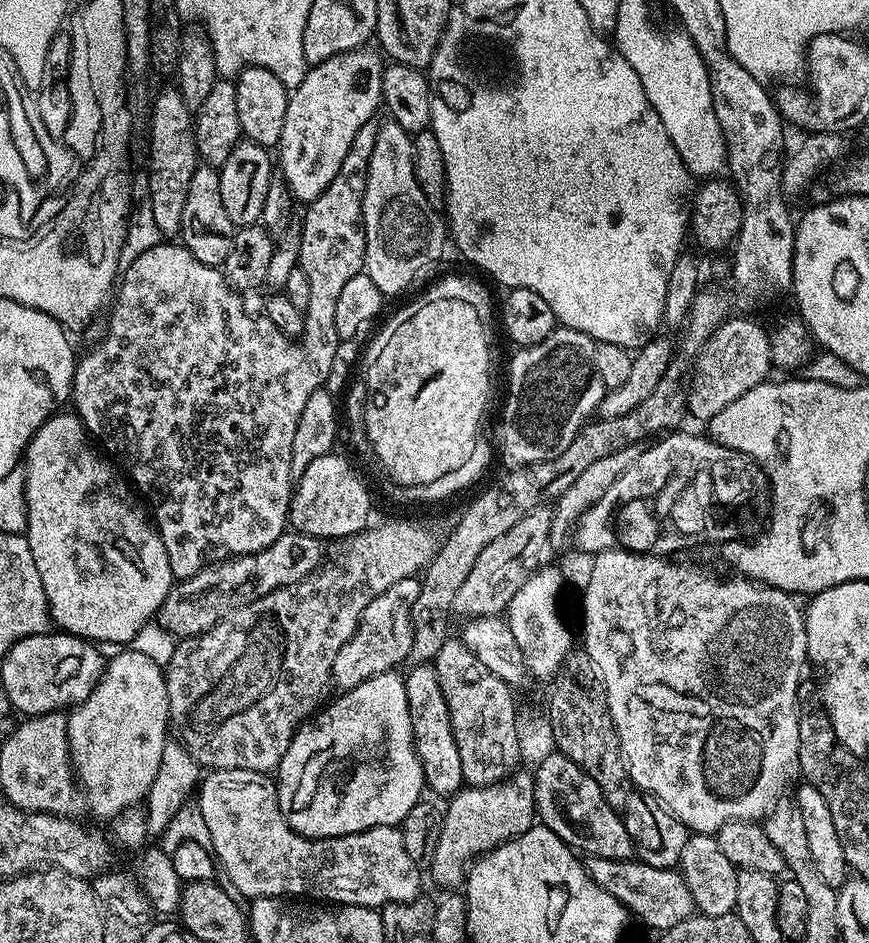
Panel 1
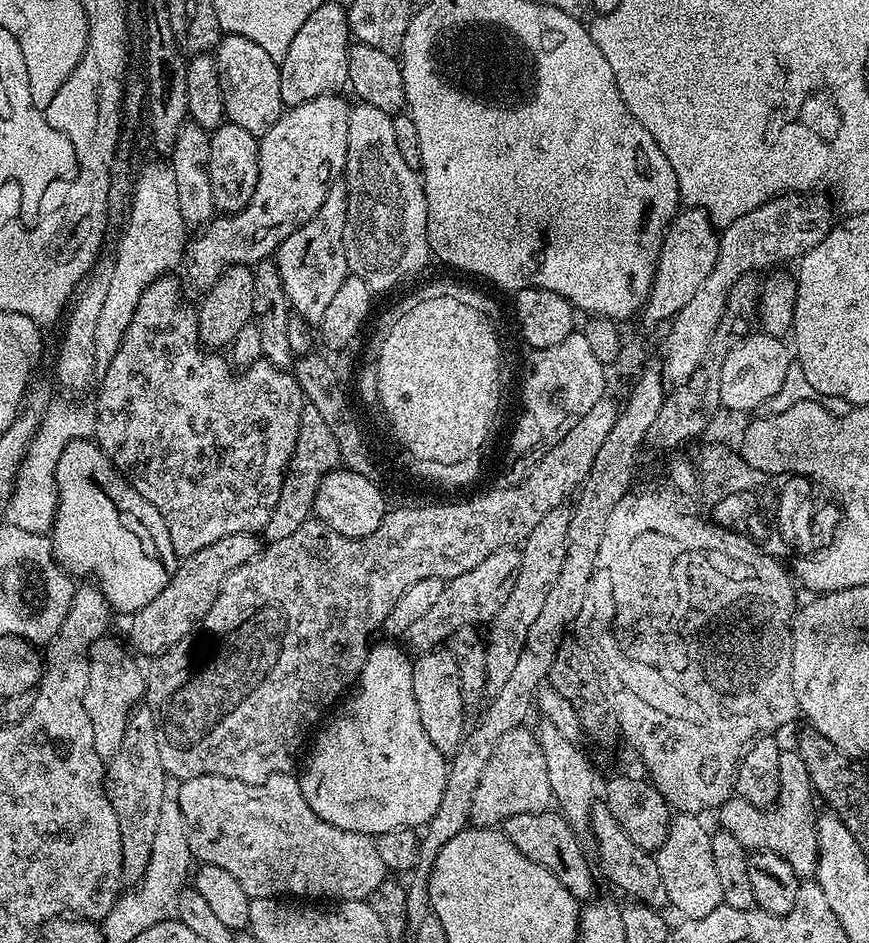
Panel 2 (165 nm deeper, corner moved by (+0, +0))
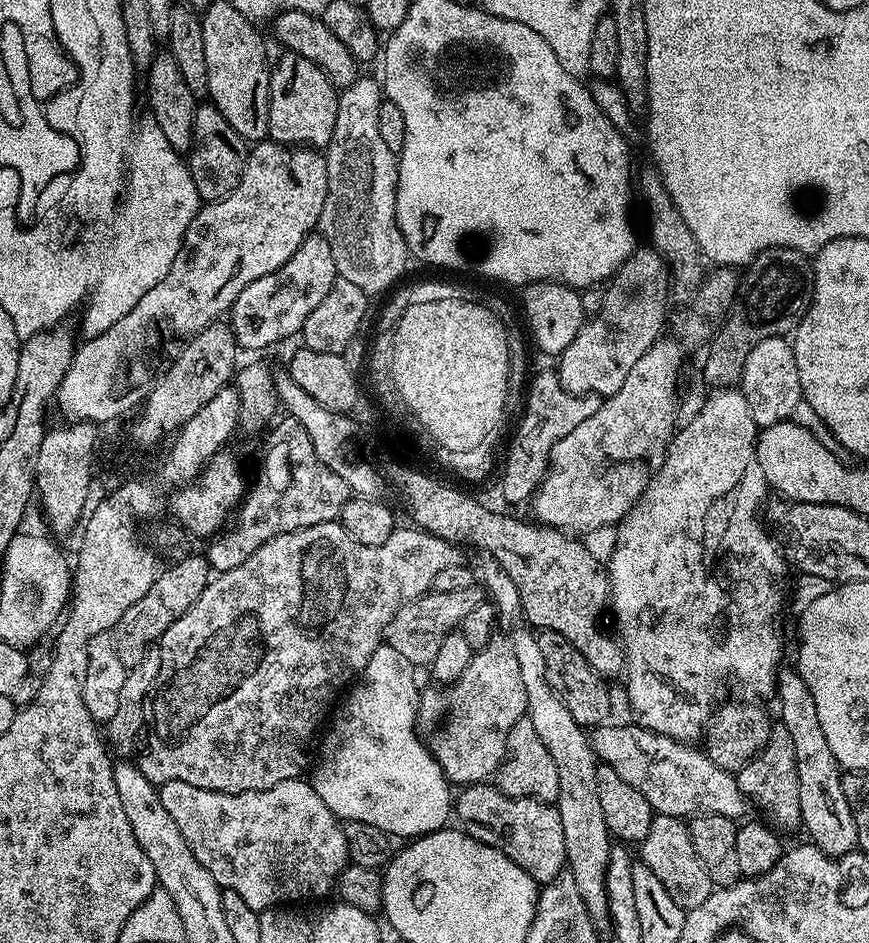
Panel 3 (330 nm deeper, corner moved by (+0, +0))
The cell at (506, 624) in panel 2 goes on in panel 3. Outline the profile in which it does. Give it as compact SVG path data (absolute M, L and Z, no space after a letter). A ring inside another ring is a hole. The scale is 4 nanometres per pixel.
M493 635L490 643L473 655L470 666L462 670L457 680L436 688L424 688L419 693L417 736L453 785L487 781L508 754L508 735L514 730L514 722L525 719L528 711L518 657L507 635Z

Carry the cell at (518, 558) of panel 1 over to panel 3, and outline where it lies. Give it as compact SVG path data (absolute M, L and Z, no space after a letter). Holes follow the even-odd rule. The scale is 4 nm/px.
M480 586L449 592L429 590L414 602L402 606L398 614L394 614L394 618L384 628L383 643L398 650L398 654L402 654L402 658L406 658L406 662L410 662L413 666L431 665L434 654L438 654L438 646L442 646L442 638L445 634L457 631L462 618L466 618L466 614L470 614L474 606L485 603L485 600L486 593Z

